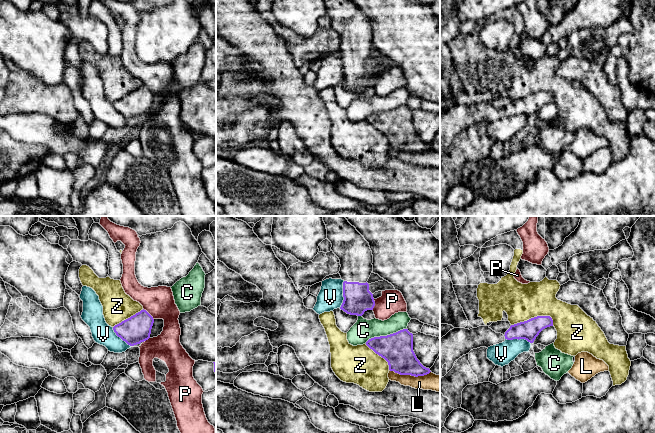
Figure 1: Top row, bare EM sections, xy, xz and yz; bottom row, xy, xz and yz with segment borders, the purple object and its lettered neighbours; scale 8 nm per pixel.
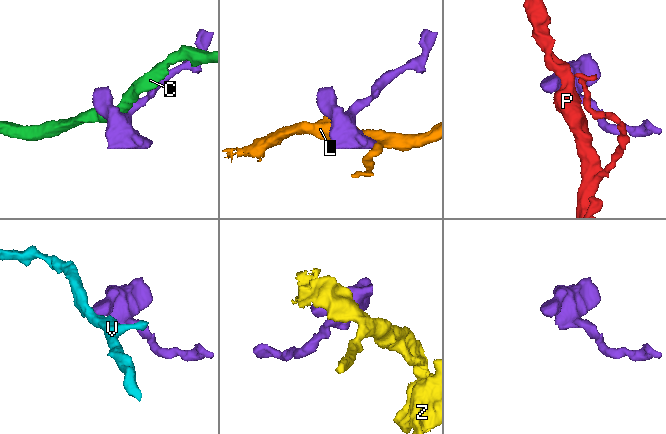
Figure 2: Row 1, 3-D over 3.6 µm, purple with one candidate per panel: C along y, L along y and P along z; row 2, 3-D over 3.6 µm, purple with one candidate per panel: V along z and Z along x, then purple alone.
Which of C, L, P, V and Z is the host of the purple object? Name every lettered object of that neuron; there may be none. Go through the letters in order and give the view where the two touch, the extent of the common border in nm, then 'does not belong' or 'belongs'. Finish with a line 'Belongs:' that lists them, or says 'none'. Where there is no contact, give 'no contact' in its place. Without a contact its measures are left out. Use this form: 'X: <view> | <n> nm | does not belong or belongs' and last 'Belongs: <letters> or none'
C: xz | 360 nm | does not belong
L: xz | 340 nm | does not belong
P: xy | 130 nm | does not belong
V: xz | 220 nm | does not belong
Z: yz | 340 nm | does not belong
Belongs: none

